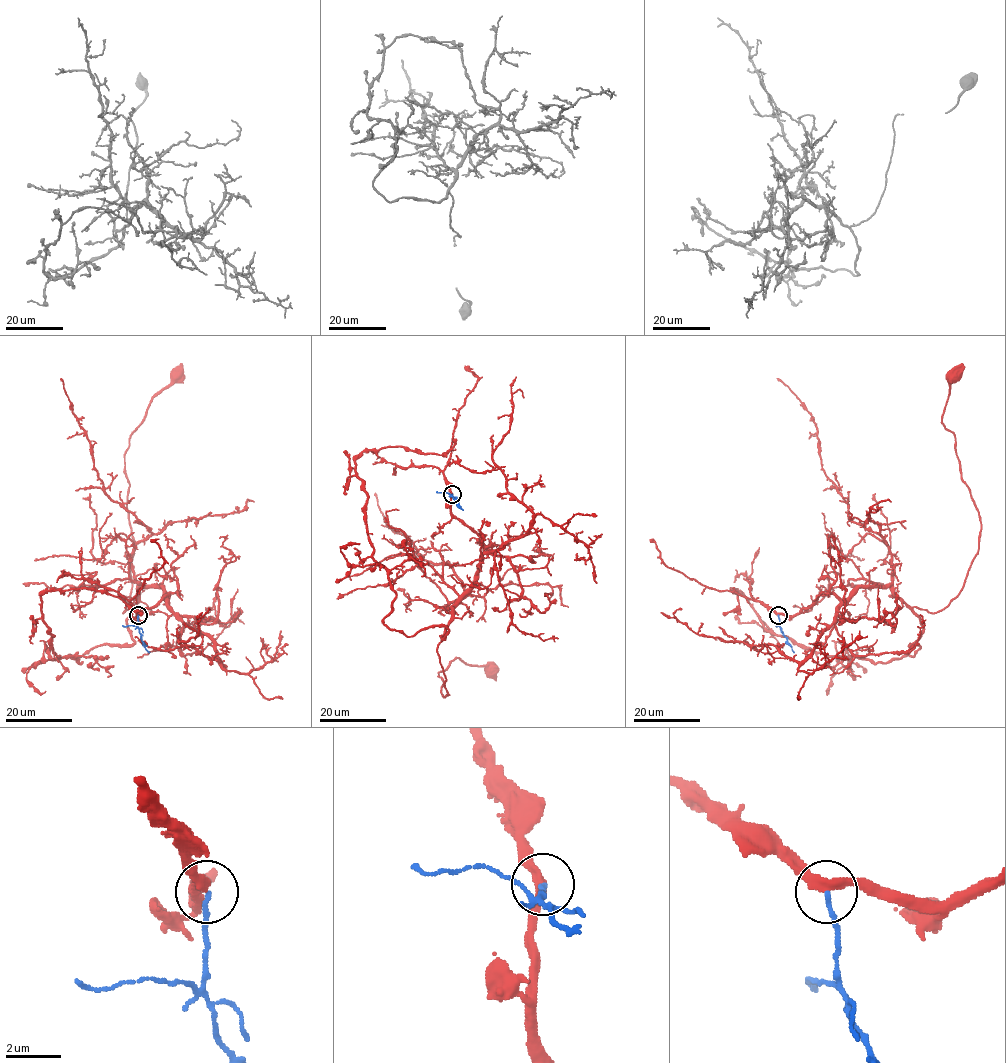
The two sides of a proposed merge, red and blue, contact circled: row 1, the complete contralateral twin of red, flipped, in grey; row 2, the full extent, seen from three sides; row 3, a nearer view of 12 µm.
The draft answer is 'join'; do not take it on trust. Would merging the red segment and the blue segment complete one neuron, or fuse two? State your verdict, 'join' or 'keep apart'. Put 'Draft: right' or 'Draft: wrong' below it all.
join
Draft: right

